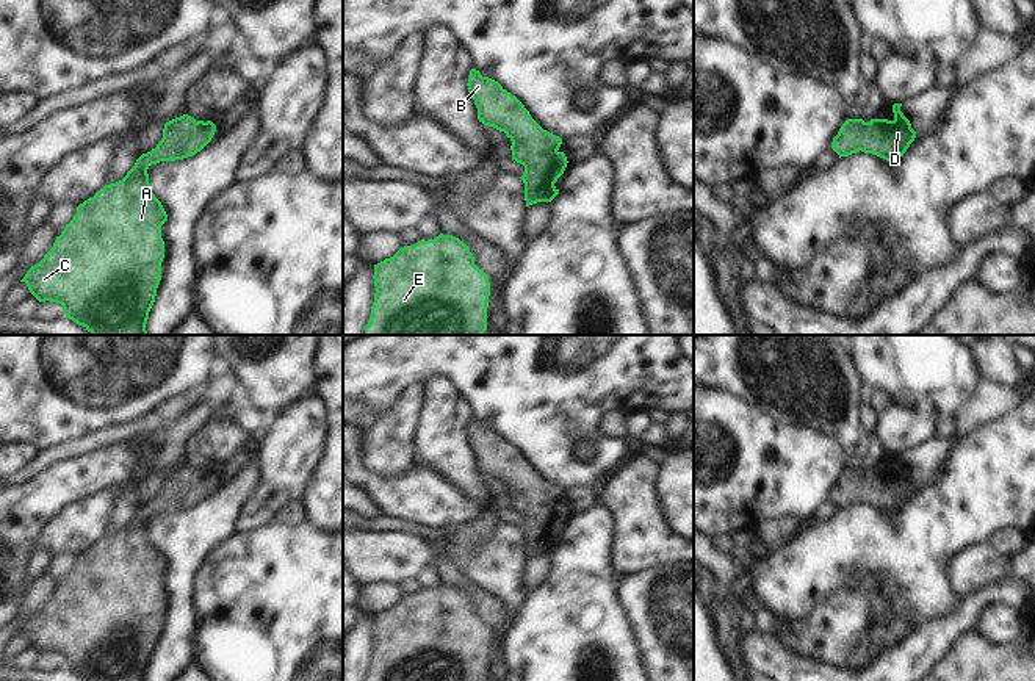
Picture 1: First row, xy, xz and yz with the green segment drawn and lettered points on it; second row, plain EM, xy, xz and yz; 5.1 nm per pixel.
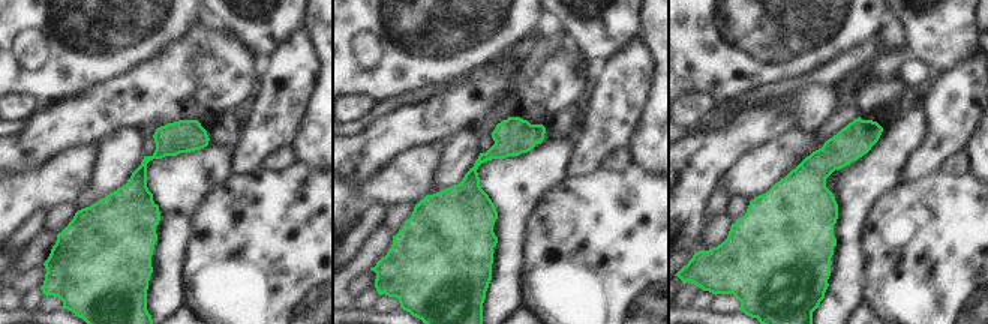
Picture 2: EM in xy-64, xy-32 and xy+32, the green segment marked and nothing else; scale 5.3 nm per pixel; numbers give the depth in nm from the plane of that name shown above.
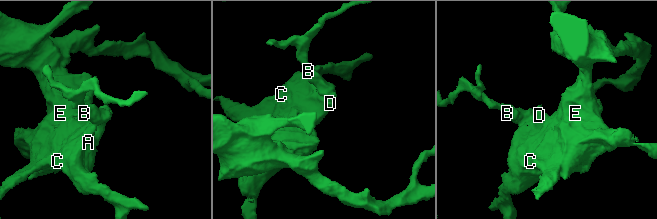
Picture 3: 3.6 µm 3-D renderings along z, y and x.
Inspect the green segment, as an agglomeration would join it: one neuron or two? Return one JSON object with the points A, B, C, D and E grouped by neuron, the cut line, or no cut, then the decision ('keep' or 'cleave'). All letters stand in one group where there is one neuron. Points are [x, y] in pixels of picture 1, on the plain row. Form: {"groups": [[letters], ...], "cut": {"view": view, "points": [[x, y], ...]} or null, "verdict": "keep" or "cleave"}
{"groups": [["A", "B", "C", "D", "E"]], "cut": null, "verdict": "keep"}

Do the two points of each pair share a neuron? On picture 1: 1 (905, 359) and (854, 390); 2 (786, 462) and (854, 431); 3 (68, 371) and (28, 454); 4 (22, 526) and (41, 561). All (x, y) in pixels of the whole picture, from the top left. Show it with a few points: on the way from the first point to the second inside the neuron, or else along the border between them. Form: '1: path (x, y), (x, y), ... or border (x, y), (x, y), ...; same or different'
1: border (846, 351), (854, 362), (860, 382), (868, 390); different
2: border (800, 426), (829, 434), (844, 451), (849, 468); different
3: border (16, 443), (25, 443), (38, 451); different
4: border (30, 556), (24, 578), (16, 587); different

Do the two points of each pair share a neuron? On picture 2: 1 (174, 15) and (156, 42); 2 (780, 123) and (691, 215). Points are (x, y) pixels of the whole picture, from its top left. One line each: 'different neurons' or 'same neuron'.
1: same neuron
2: same neuron

